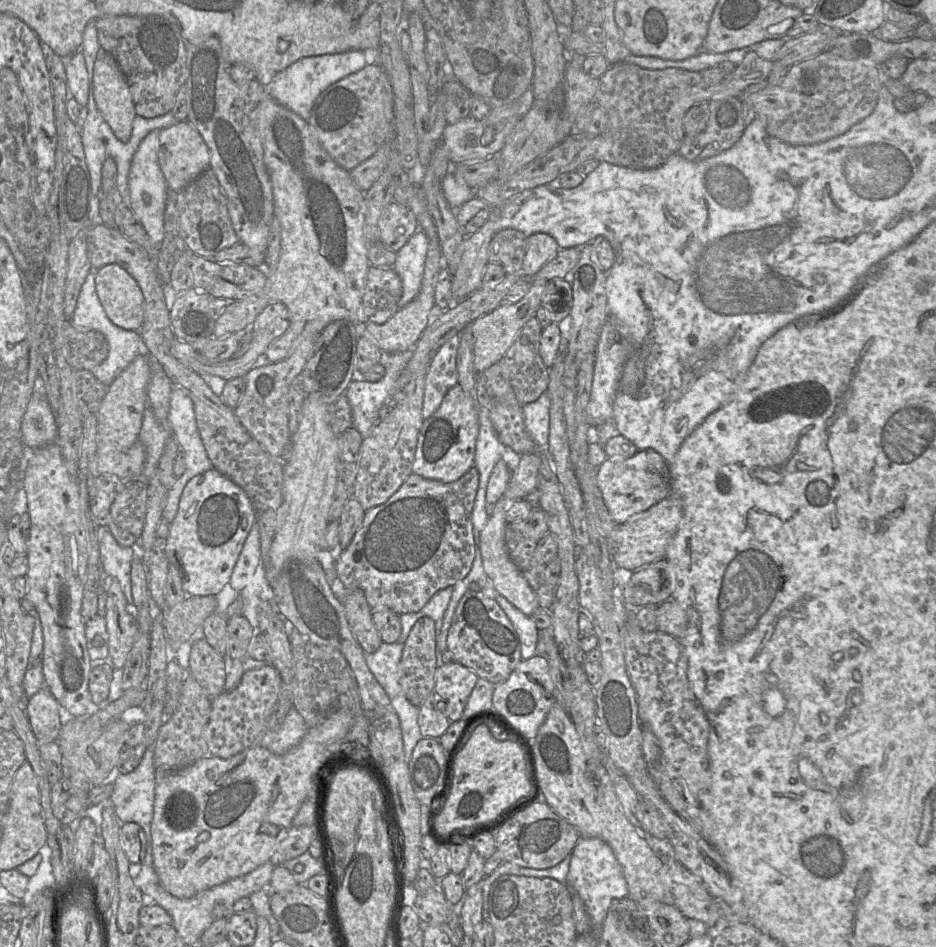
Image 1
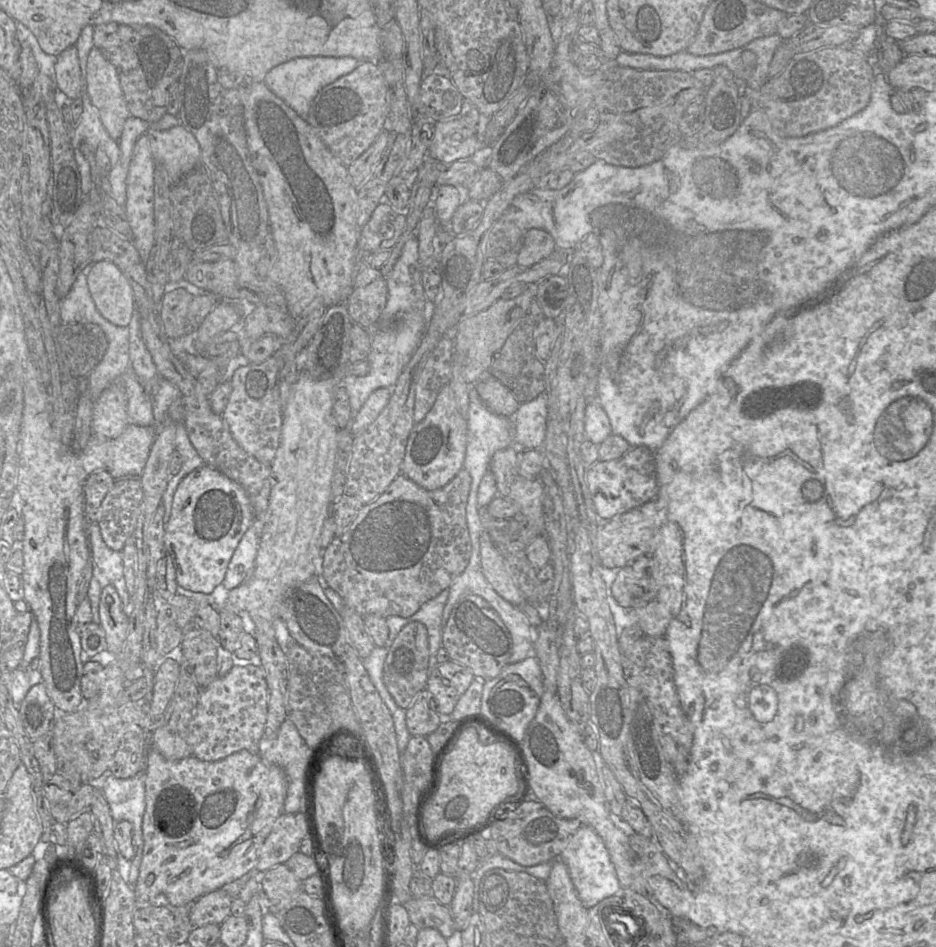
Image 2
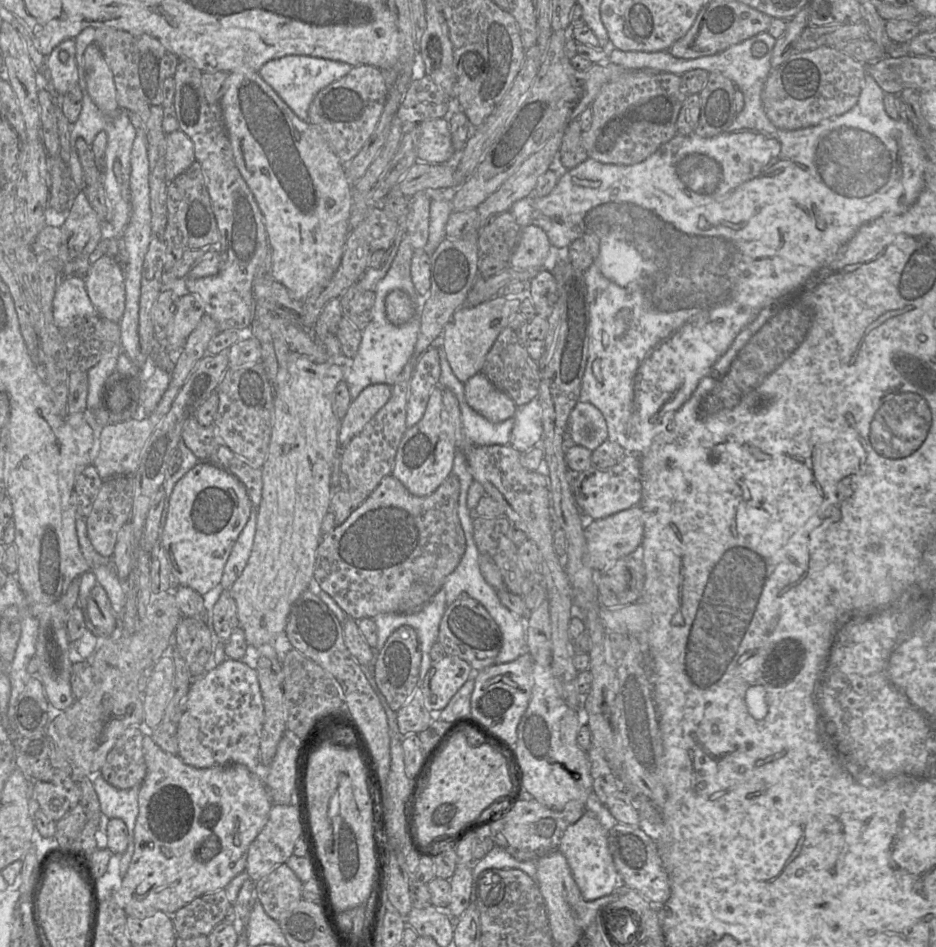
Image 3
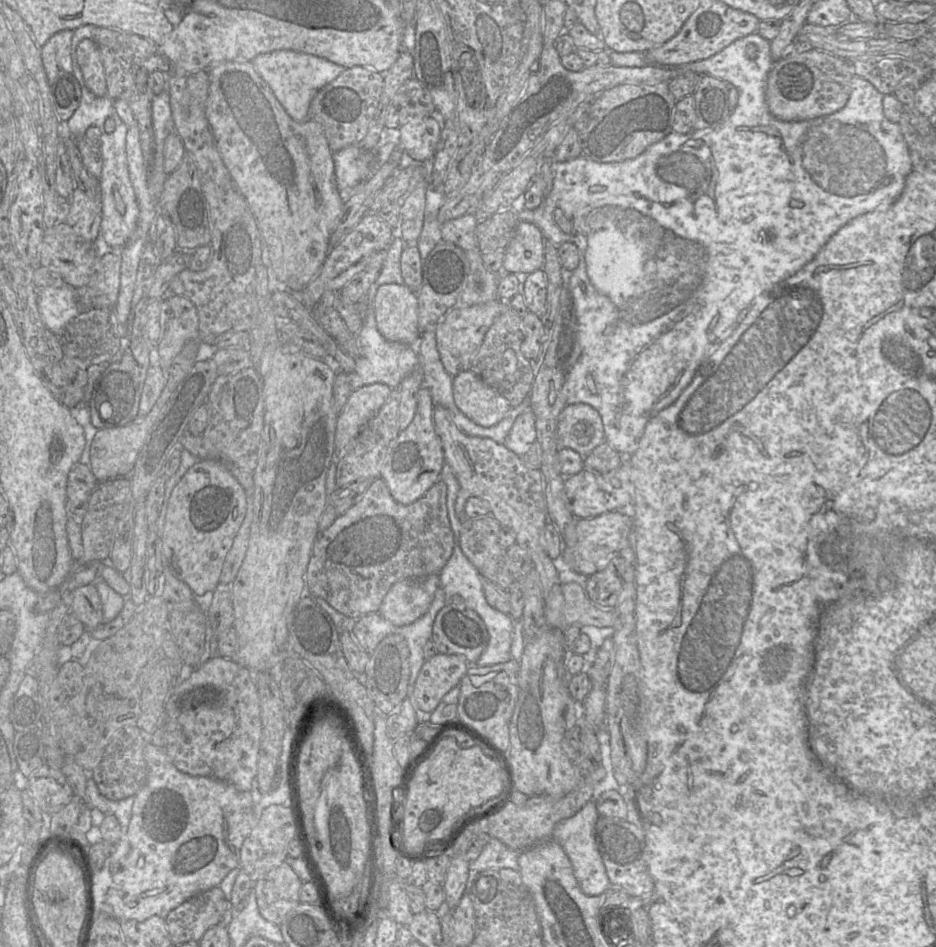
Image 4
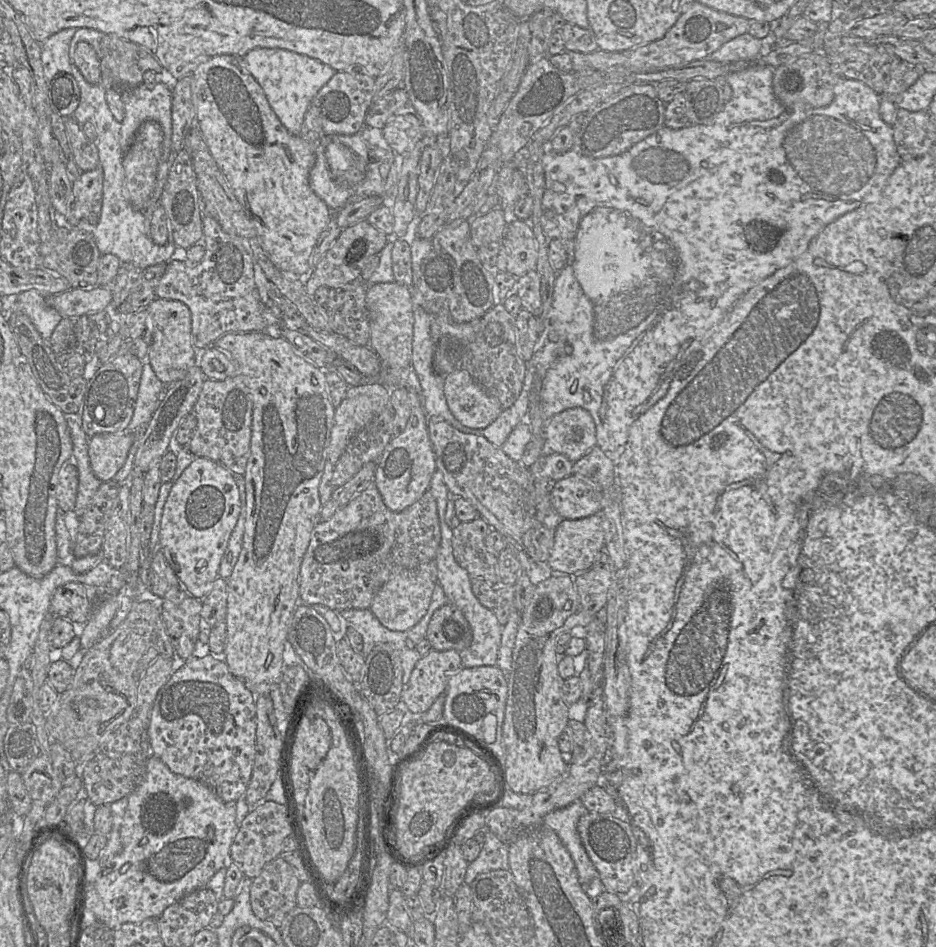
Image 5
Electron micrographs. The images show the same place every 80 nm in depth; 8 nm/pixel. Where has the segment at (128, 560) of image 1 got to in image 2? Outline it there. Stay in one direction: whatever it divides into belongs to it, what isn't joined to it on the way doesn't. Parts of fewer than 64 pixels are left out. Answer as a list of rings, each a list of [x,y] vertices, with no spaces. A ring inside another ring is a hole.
[[[90,523],[89,527],[87,525],[86,536],[93,566],[97,566],[109,580],[109,584],[115,587],[125,606],[125,612],[129,615],[130,595],[124,578],[121,552],[112,550],[106,545],[97,523]]]

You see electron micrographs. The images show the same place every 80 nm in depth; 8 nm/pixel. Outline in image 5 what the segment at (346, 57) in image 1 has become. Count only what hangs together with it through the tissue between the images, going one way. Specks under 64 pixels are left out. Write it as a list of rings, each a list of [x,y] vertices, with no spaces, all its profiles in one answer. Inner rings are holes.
[[[256,48],[246,53],[242,59],[249,73],[262,88],[273,112],[293,135],[301,133],[311,102],[337,72],[316,59],[280,48]]]

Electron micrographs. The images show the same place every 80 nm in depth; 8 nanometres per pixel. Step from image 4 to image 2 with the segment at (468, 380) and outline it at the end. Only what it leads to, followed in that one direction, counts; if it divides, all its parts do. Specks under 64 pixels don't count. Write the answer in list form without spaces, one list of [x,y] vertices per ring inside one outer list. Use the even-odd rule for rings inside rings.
[[[485,377],[475,383],[479,397],[493,413],[504,417],[514,416],[520,403],[509,388],[493,377]]]

